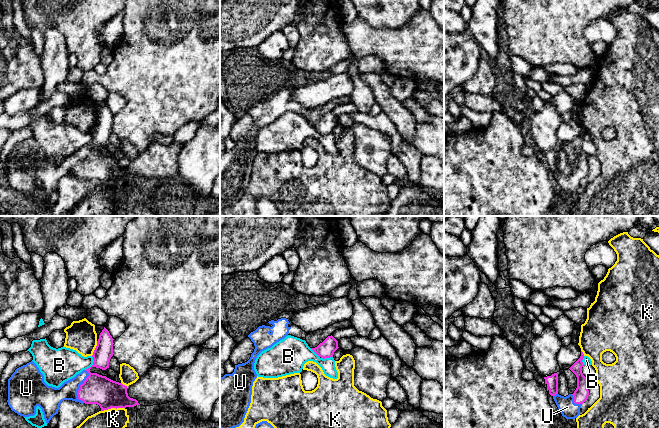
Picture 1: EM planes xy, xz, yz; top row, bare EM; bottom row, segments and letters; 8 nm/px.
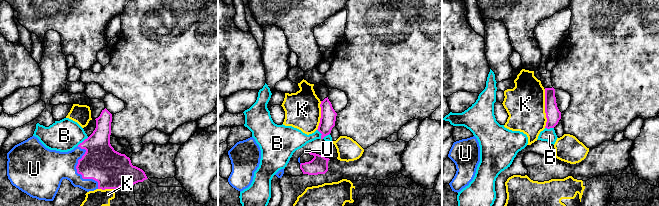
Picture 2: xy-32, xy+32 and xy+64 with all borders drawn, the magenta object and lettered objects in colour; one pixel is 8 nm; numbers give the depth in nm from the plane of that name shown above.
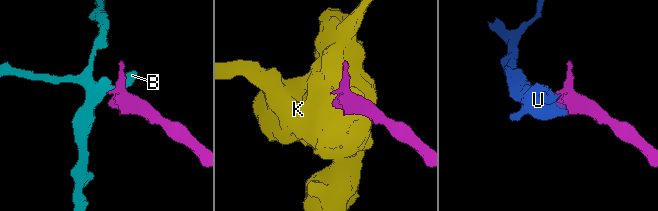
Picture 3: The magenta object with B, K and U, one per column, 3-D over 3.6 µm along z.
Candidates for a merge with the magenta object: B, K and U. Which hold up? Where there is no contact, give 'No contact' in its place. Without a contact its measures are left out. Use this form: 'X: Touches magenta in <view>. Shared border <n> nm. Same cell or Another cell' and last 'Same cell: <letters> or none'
B: Touches magenta in xy. Shared border 130 nm. Another cell
K: Touches magenta in xy. Shared border 190 nm. Another cell
U: Touches magenta in xy. Shared border 260 nm. Same cell
Same cell: U

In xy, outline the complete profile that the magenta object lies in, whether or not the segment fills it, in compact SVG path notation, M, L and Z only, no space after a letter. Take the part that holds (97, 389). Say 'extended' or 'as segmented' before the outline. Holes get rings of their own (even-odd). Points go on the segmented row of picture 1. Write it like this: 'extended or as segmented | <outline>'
extended | M31 361L17 368L8 379L8 405L23 417L34 416L39 406L47 424L58 414L64 400L97 404L101 411L140 405L136 399L128 396L127 386L106 376L91 373L90 369L83 370L55 388L44 382L43 374Z

